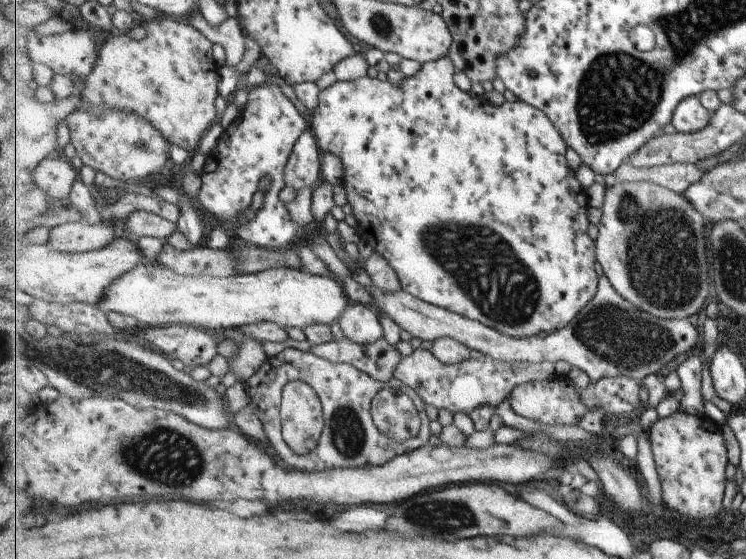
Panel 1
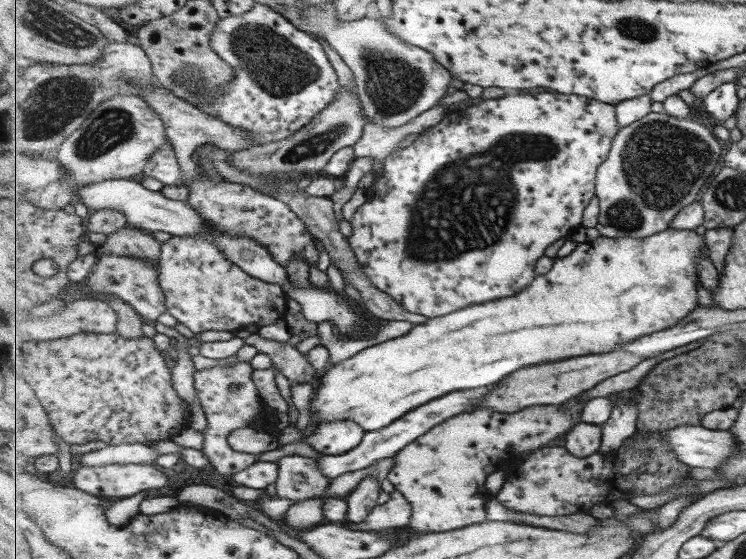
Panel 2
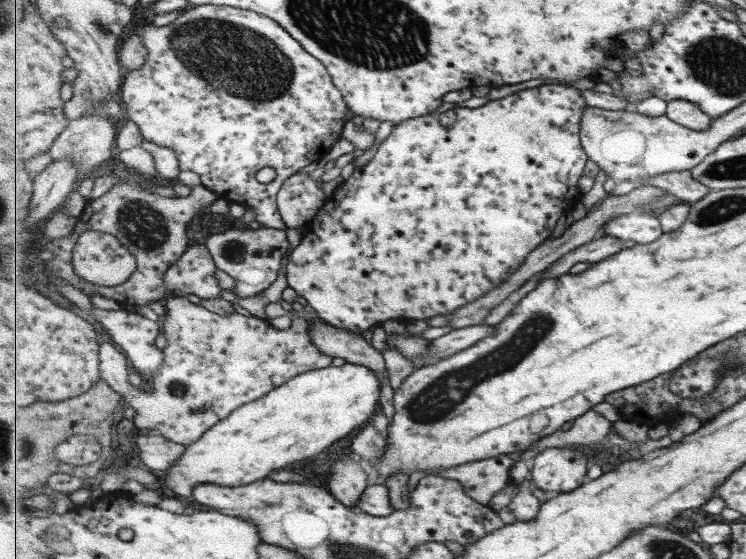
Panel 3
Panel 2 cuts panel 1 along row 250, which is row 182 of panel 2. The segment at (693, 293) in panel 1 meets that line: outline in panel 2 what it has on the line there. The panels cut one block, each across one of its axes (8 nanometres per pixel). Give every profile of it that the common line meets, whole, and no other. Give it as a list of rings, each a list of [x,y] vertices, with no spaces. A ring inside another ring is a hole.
[[[651,112],[624,126],[614,140],[609,158],[597,173],[597,230],[601,236],[641,239],[667,230],[676,216],[699,198],[725,155],[726,146],[707,126],[665,112]]]

